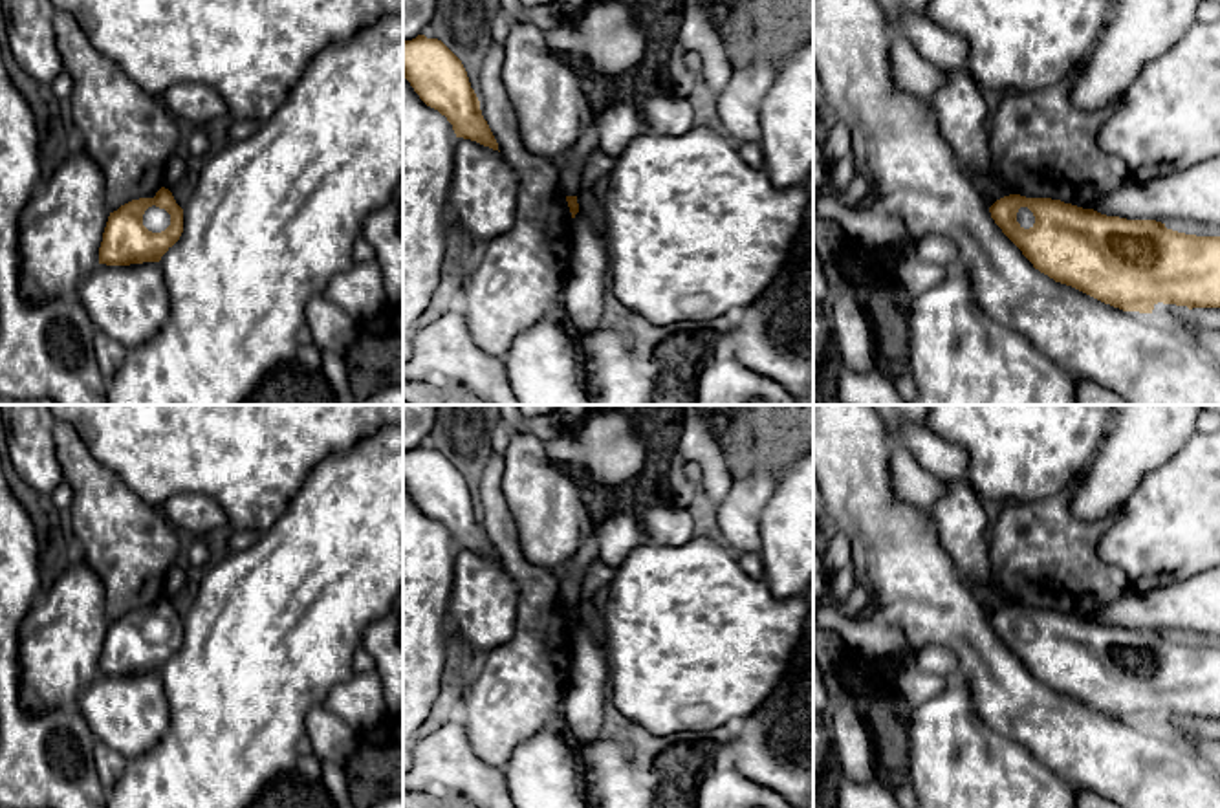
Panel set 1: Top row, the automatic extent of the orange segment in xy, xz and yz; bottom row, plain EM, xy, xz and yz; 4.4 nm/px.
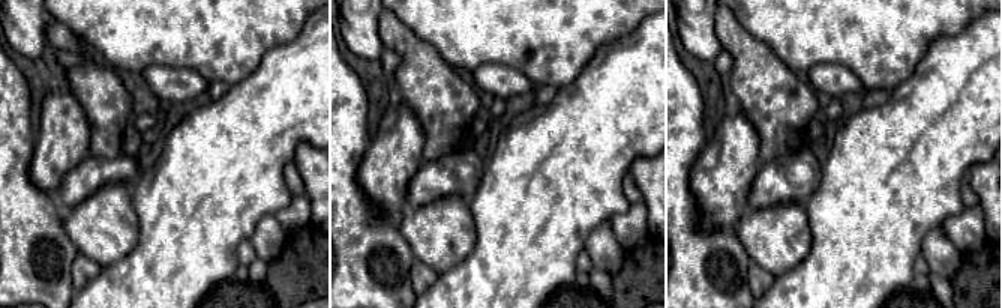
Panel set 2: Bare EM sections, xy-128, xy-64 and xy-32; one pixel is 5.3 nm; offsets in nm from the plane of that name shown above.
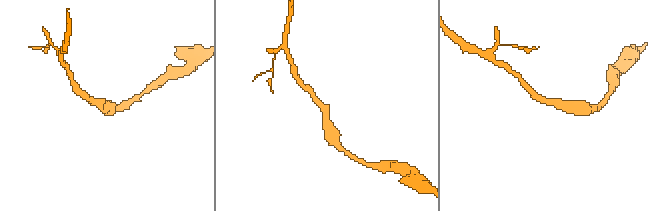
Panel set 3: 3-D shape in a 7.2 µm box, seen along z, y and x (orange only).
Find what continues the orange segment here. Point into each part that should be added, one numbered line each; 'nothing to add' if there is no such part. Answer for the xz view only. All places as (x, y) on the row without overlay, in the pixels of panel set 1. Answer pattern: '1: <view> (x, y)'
nothing to add

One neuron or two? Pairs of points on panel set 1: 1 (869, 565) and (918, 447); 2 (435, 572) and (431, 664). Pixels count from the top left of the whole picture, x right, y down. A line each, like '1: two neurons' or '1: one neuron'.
1: two neurons
2: one neuron

